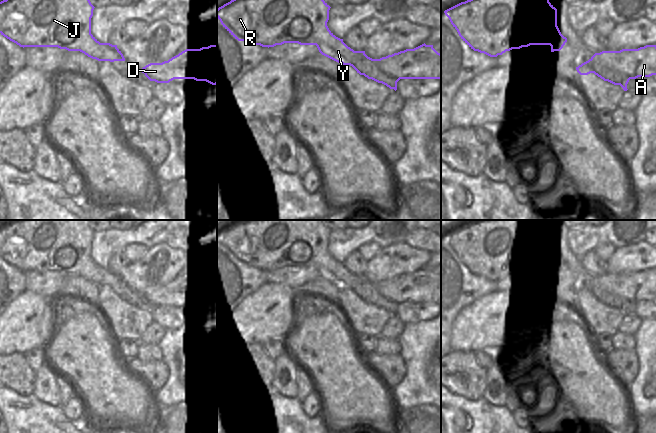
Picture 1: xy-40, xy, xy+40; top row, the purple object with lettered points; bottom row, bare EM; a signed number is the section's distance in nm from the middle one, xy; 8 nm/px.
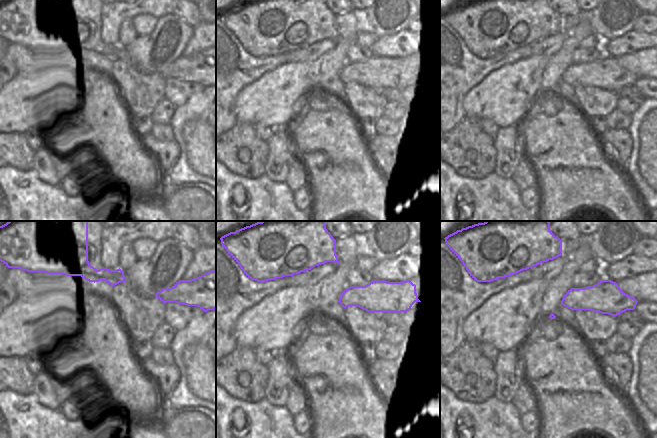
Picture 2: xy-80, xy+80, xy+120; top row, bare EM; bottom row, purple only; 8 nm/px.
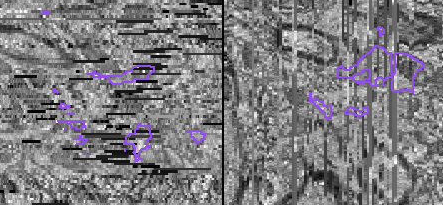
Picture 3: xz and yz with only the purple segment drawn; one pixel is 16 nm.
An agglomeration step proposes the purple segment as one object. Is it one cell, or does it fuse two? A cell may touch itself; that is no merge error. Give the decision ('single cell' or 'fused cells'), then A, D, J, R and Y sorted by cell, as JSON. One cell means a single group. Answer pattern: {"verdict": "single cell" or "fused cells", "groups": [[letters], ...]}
{"verdict": "fused cells", "groups": [["A", "D"], ["J", "R", "Y"]]}

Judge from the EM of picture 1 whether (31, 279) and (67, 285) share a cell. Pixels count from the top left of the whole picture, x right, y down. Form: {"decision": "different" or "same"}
{"decision": "same"}

